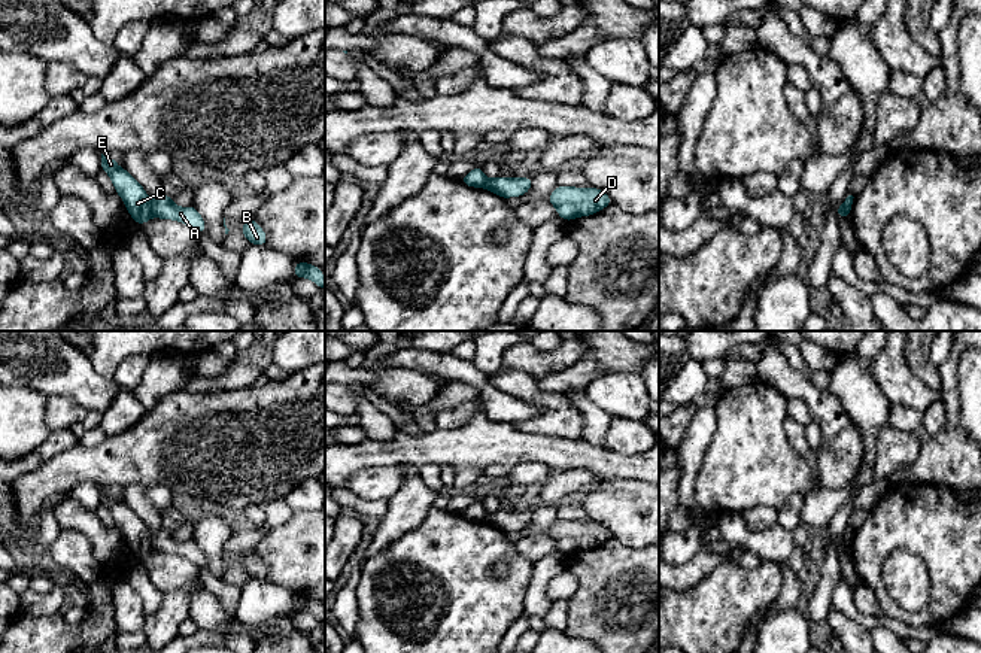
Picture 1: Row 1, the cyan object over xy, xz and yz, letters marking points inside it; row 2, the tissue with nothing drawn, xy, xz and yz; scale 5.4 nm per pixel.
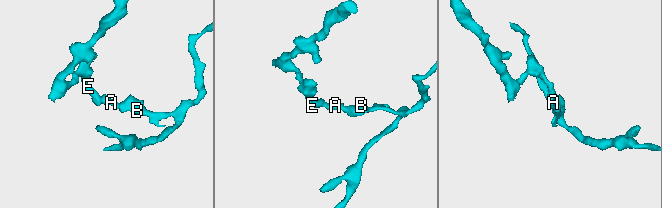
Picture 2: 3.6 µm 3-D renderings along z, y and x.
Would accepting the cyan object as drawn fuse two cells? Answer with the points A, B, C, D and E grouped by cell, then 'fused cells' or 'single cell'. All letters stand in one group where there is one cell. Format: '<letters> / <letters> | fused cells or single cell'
A B D / C E | fused cells

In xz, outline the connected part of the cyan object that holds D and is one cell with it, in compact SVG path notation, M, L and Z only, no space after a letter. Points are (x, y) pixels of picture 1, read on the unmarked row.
M558 519L546 534L555 540L559 552L567 556L598 547L611 538L608 528L595 520L577 522Z

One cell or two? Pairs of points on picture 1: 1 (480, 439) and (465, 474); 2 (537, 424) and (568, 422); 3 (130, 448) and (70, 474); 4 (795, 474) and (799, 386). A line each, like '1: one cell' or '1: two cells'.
1: two cells
2: one cell
3: one cell
4: two cells

